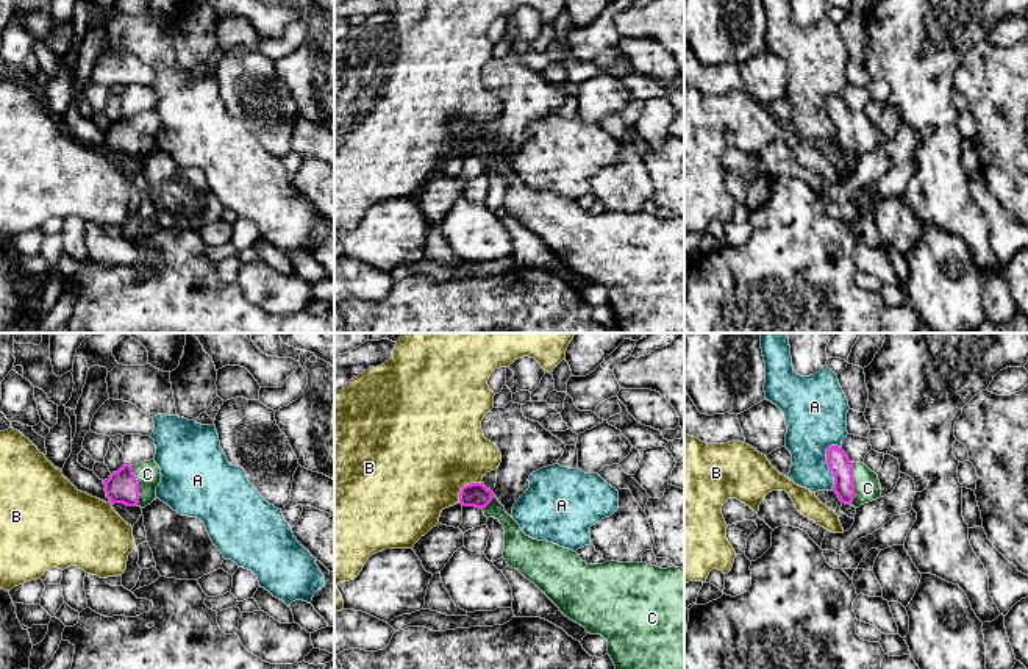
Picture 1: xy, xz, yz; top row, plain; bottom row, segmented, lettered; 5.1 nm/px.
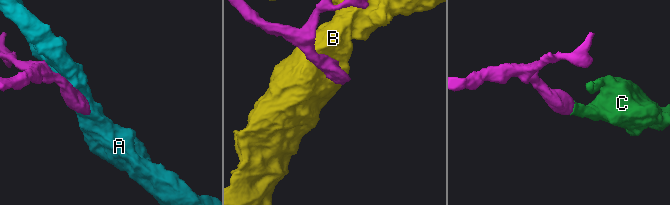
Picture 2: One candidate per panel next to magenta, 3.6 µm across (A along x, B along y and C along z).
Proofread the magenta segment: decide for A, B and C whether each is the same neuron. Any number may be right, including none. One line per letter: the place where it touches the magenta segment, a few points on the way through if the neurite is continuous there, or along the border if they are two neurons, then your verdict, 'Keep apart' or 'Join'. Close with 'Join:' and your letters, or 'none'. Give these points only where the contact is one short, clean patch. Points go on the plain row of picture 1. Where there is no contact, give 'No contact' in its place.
A: Touches magenta at yz (827, 113). Keep apart
B: Touches magenta at xz (463, 136). Keep apart
C: Touches magenta at yz (853, 133). Path across: yz (841, 116), (853, 133), (867, 138). Join
Join: C

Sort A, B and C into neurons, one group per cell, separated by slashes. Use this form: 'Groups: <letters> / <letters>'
Groups: A / B / C

